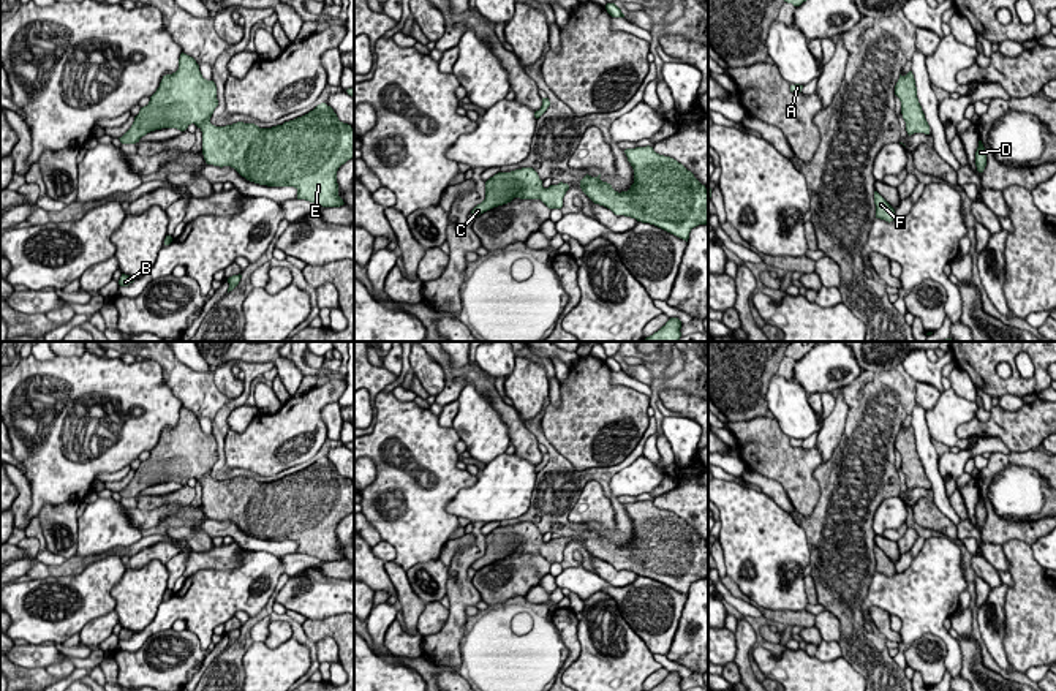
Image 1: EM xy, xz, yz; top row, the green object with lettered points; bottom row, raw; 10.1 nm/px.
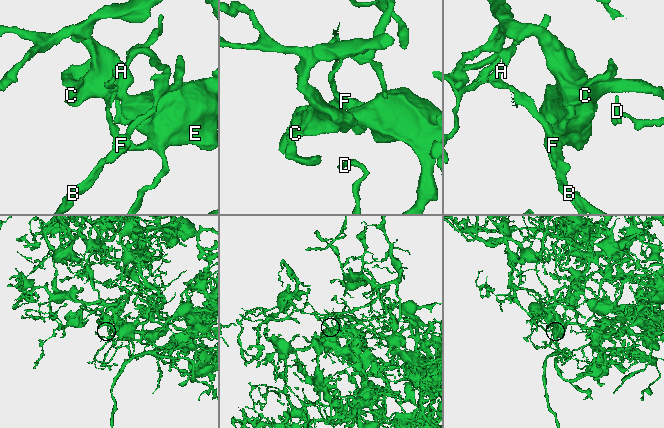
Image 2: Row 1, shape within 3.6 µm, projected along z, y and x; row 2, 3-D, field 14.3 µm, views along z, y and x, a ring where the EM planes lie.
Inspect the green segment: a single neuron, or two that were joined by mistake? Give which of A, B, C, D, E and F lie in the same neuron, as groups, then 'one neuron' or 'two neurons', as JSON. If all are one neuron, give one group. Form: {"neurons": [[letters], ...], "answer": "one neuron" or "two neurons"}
{"neurons": [["A", "B", "D", "E", "F"], ["C"]], "answer": "two neurons"}

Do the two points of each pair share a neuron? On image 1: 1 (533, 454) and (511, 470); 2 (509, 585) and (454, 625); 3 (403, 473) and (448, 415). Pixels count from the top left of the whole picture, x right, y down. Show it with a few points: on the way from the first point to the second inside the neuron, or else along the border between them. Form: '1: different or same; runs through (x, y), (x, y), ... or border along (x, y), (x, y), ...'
1: different; border along (514, 454), (535, 465)
2: different; border along (470, 579), (482, 600)
3: different; border along (437, 416), (441, 426), (451, 427)

